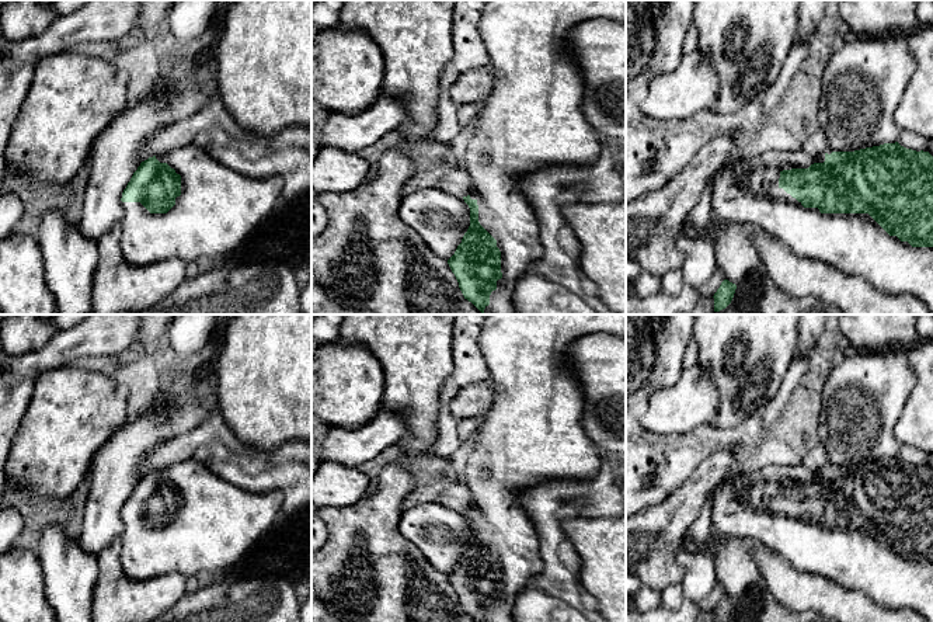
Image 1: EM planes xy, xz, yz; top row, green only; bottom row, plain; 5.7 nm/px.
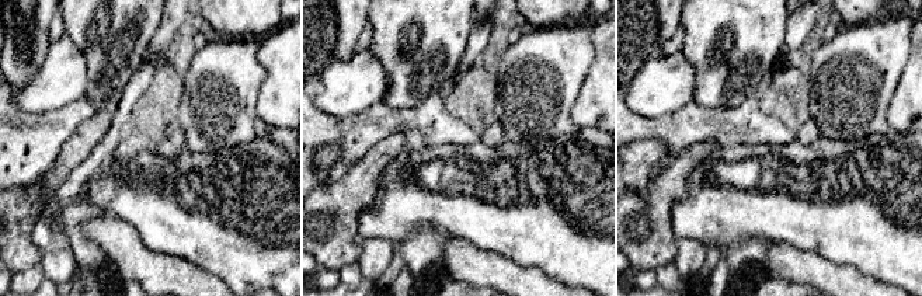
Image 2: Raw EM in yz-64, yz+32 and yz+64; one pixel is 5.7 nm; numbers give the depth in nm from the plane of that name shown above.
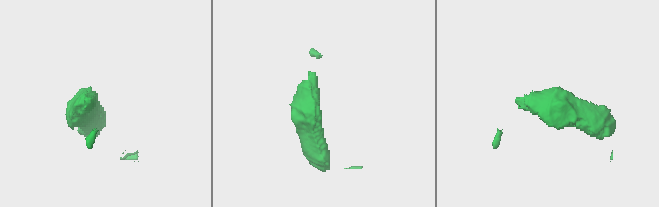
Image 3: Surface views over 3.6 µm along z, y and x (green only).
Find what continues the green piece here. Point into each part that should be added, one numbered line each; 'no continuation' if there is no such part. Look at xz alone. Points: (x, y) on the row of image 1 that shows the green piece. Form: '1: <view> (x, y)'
1: xz (532, 118)

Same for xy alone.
1: xy (219, 209)

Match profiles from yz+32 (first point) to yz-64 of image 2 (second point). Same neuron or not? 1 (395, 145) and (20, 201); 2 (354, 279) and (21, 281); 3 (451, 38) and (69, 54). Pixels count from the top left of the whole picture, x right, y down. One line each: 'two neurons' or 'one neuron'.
1: one neuron
2: one neuron
3: two neurons

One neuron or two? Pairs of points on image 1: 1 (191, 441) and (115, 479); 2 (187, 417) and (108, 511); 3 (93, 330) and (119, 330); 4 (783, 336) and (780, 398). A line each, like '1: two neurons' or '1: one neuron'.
1: two neurons
2: one neuron
3: one neuron
4: two neurons

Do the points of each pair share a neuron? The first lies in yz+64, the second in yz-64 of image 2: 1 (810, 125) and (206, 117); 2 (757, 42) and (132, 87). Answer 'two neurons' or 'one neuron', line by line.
1: two neurons
2: two neurons

